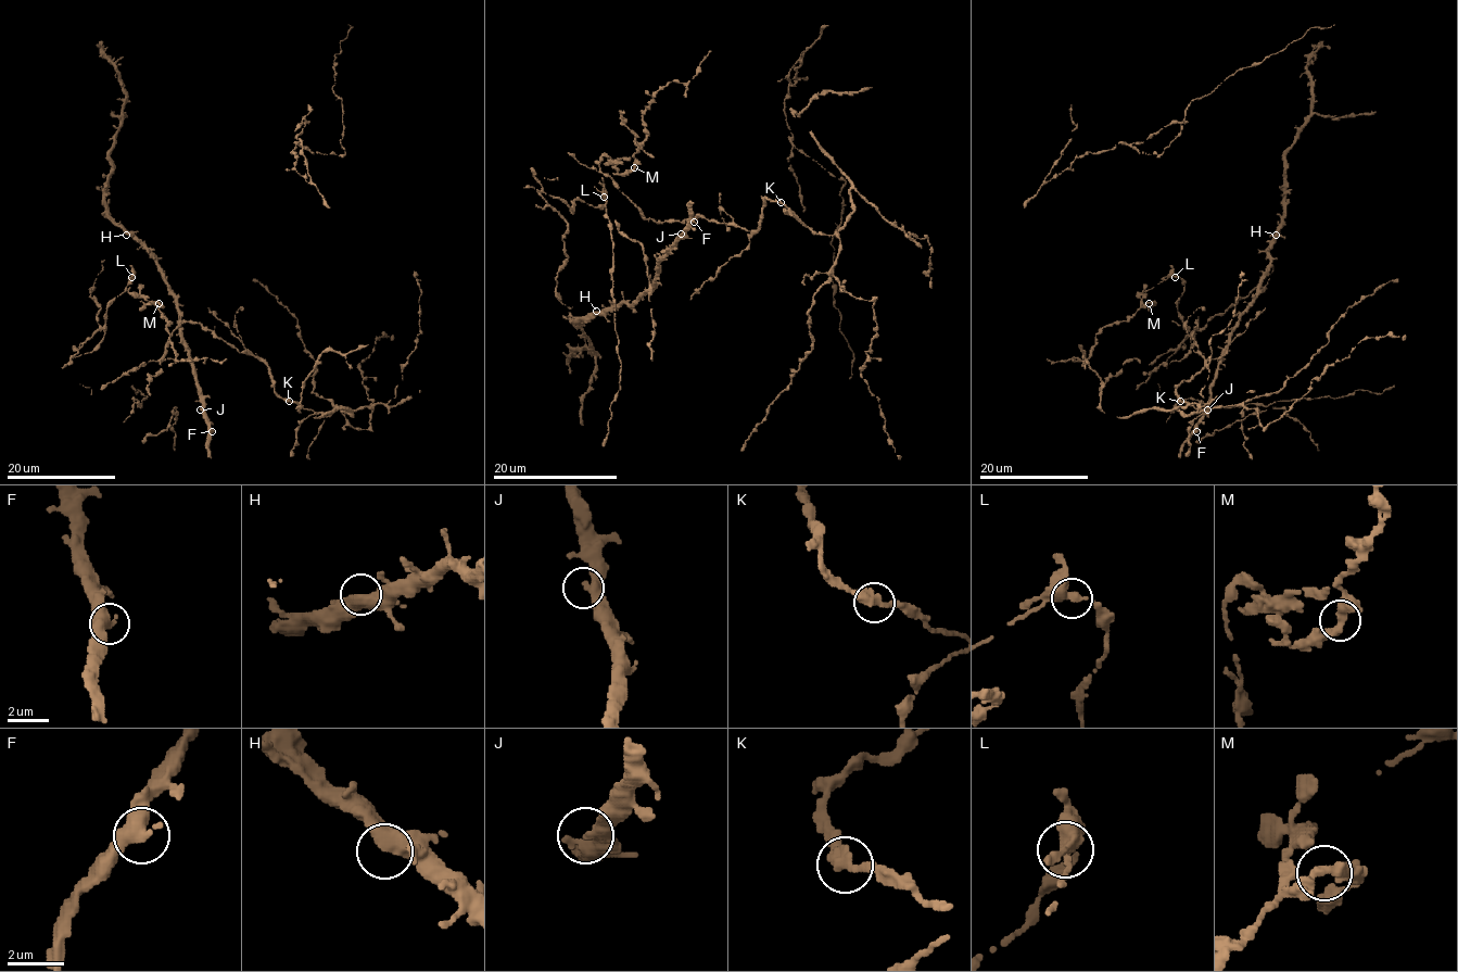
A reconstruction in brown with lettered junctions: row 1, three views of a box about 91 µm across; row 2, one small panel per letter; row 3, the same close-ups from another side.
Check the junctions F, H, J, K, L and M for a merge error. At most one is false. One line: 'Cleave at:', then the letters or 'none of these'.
Cleave at: L

